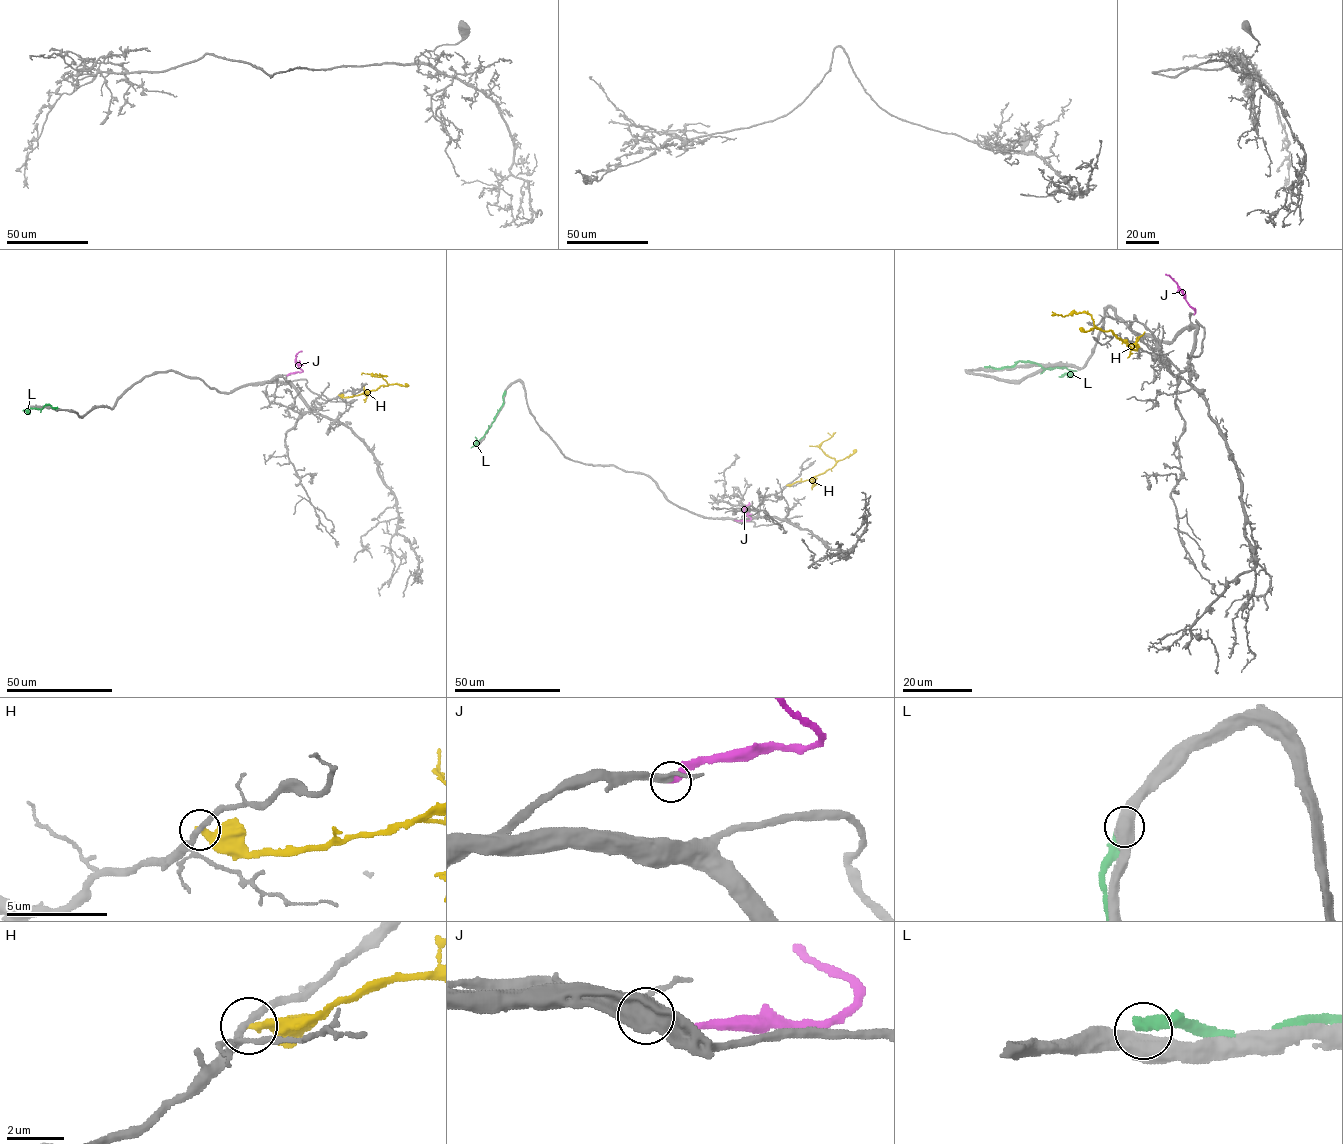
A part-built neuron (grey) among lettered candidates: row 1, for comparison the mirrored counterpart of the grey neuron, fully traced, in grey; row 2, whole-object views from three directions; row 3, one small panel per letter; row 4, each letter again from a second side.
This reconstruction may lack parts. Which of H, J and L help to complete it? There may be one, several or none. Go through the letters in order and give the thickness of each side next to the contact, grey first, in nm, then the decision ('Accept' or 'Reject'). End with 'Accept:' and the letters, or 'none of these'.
H: Thickness 240 nm (grey) against 320 nm. Reject
J: Thickness 240 nm (grey) against 280 nm. Accept
L: Thickness 550 nm (grey) against 500 nm. Reject
Accept: J

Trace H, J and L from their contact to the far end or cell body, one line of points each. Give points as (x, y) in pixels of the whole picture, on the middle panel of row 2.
H: (787, 485), (813, 478), (834, 466), (835, 459), (820, 447), (831, 436), (827, 432)
J: (735, 520), (750, 519), (743, 512), (748, 502)
L: (505, 391), (503, 405), (494, 421), (476, 443), (475, 437)

